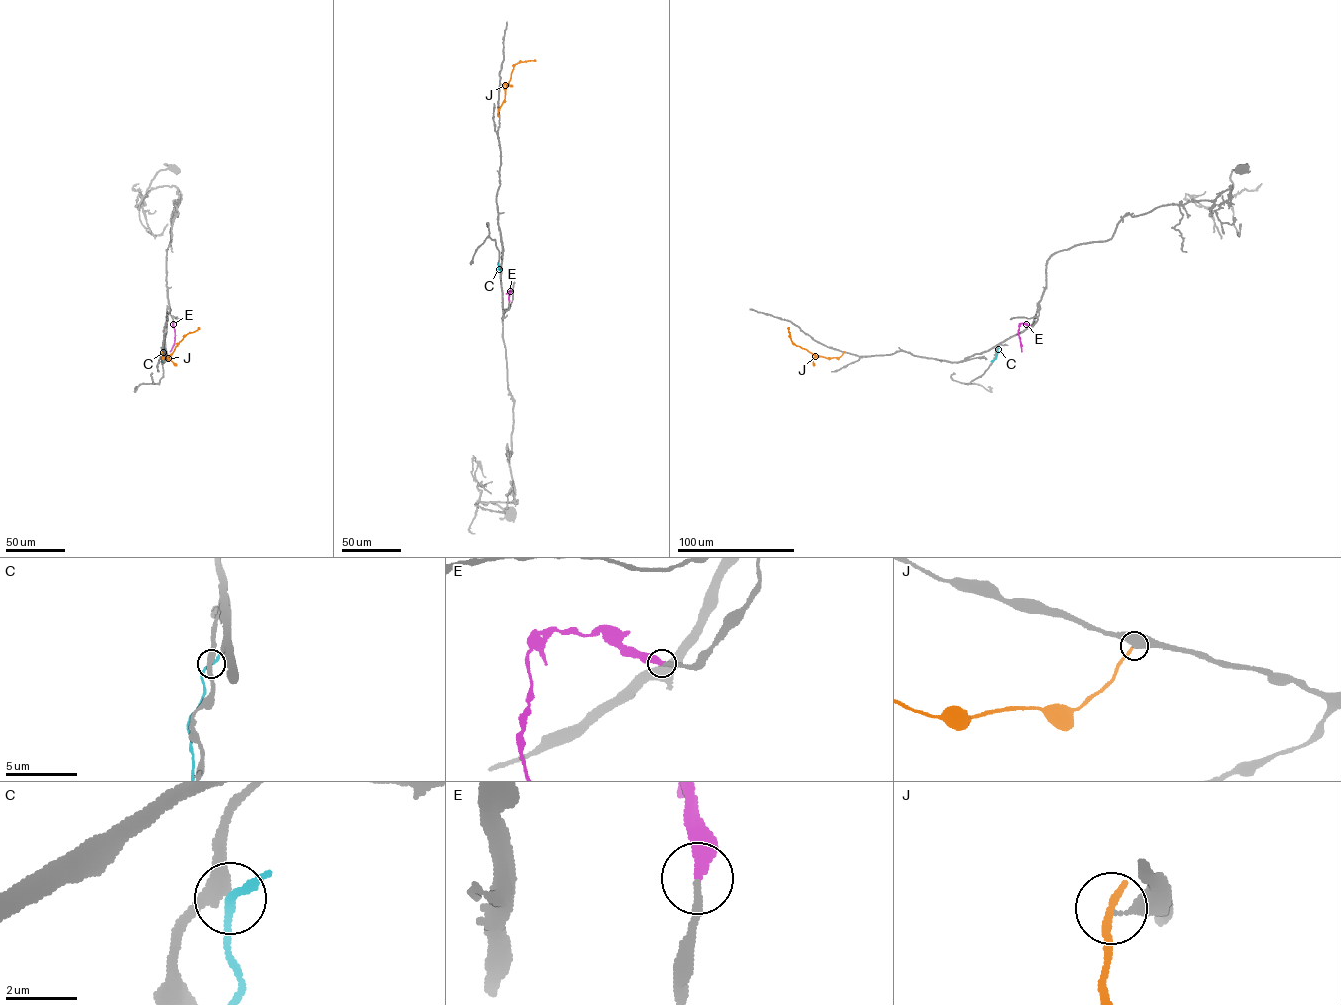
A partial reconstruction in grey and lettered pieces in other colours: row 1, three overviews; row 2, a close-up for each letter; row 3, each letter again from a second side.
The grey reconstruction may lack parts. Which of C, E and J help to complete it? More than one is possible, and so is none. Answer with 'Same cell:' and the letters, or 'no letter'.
Same cell: E

